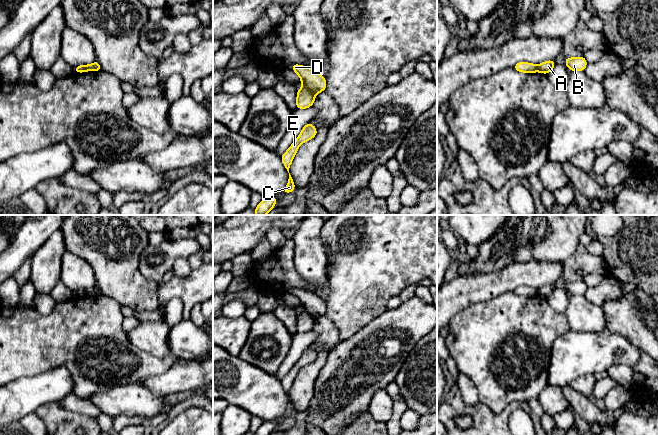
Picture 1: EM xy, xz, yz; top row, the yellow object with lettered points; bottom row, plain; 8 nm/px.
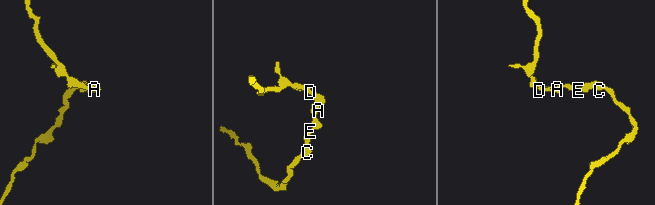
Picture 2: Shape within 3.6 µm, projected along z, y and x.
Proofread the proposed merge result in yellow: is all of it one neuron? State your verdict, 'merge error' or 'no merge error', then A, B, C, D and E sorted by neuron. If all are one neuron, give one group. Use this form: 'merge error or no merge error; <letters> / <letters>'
merge error; A B C E / D

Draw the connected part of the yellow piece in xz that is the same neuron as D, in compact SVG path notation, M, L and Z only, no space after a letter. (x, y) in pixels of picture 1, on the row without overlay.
M292 288L291 293L296 296L304 311L313 317L319 317L326 314L326 303L316 294L298 288Z

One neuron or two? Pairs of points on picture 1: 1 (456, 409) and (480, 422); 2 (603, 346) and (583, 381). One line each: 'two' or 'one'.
1: one
2: two

